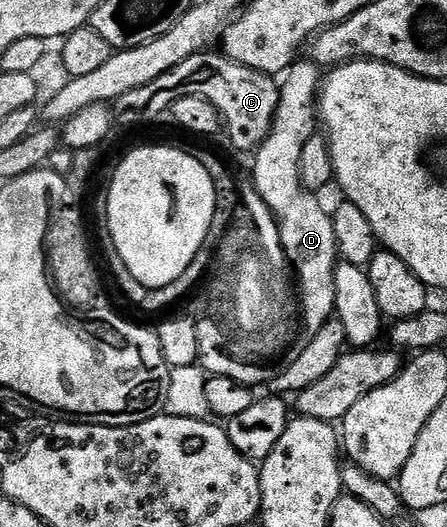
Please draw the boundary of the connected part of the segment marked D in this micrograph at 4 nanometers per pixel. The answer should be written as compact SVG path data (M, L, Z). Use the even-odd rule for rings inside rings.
M297 62L288 69L280 84L280 101L276 117L269 130L267 138L255 149L256 165L252 168L250 179L255 184L262 201L272 212L276 223L280 227L280 244L287 257L290 268L296 271L295 279L298 281L298 294L305 298L300 304L307 304L309 311L309 328L313 332L322 330L328 320L333 319L336 311L334 302L334 274L338 263L336 239L334 238L334 222L329 209L320 205L321 197L317 193L308 191L302 182L300 173L300 159L302 150L310 138L318 132L318 97L322 87L322 72L311 62Z

